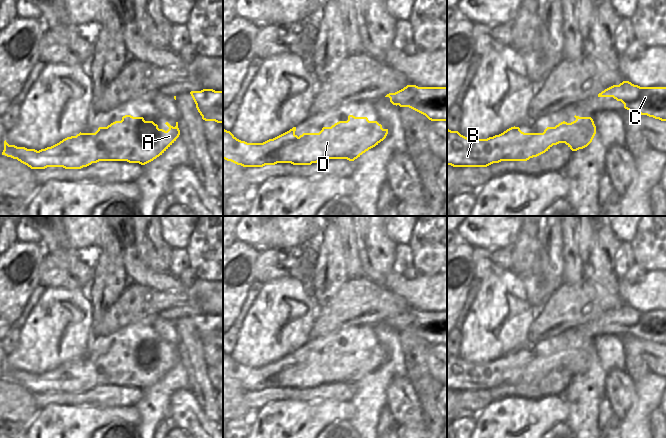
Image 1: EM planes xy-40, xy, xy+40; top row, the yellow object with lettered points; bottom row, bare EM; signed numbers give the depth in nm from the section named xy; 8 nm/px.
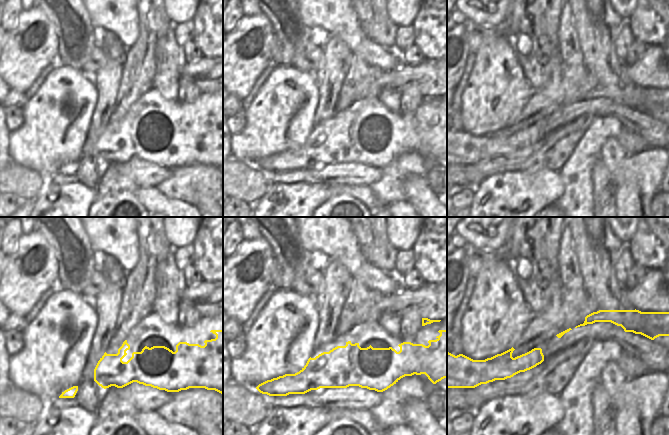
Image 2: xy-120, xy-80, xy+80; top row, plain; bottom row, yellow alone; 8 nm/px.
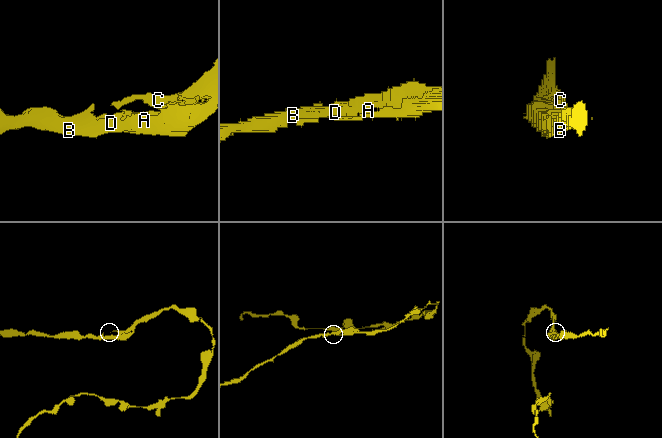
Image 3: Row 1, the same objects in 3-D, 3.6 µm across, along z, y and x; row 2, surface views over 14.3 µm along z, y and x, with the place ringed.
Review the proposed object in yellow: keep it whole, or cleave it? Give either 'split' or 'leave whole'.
leave whole

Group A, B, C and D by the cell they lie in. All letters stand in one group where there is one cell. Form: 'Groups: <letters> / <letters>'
Groups: A B C D

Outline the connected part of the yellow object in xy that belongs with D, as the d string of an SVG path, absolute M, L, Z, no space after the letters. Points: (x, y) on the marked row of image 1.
M348 116L347 121L339 121L331 127L323 127L319 133L303 133L299 137L295 134L296 127L263 143L247 143L237 139L230 131L223 129L223 159L243 167L263 167L277 163L291 163L293 165L311 165L325 159L347 159L354 161L369 149L383 141L388 129L383 129L377 121L369 121L367 117Z

